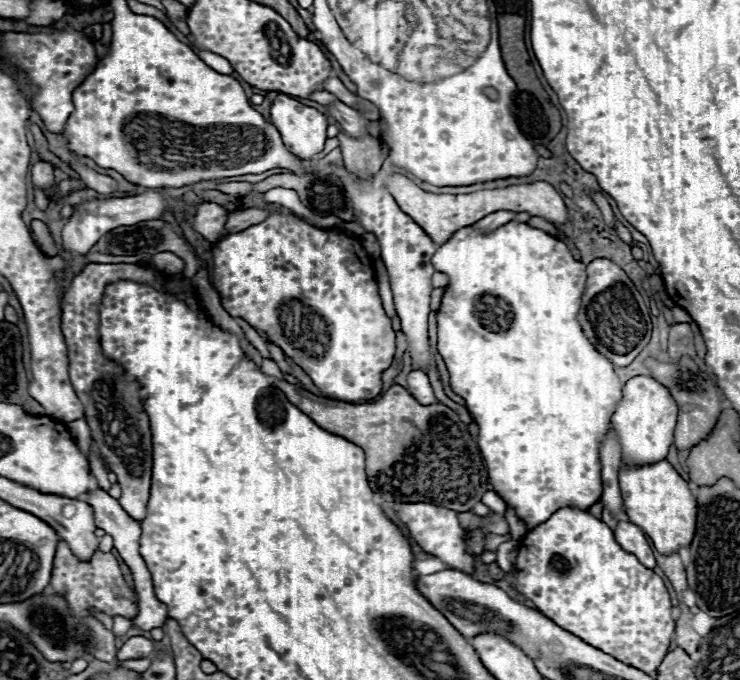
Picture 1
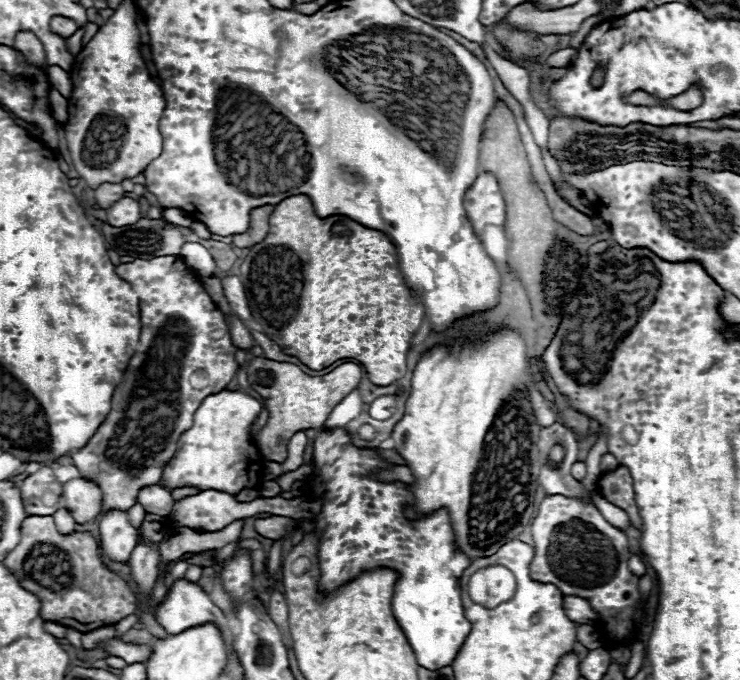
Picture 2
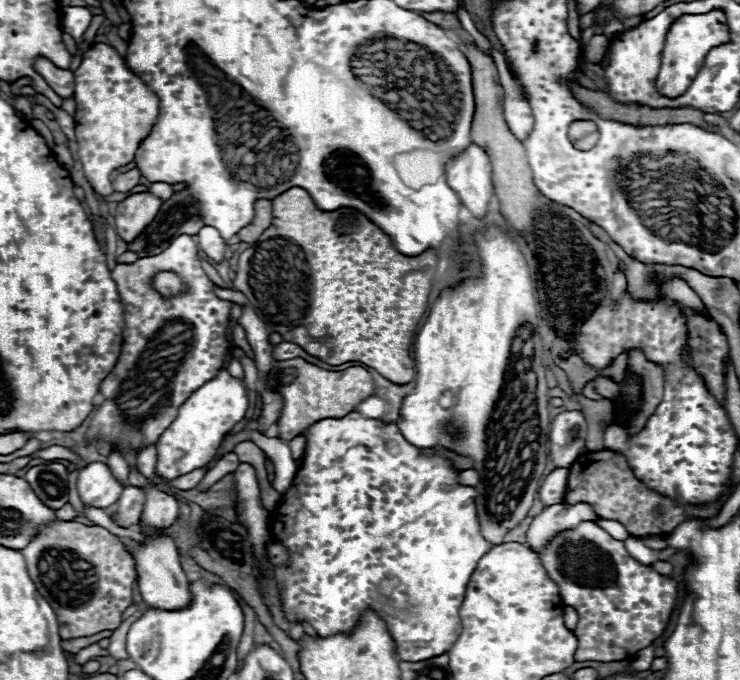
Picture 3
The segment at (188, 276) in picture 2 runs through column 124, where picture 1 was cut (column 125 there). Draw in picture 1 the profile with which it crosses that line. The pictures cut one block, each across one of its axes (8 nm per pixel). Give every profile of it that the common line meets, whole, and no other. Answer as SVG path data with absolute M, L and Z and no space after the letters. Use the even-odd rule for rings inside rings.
M86 264L62 296L62 332L68 344L70 380L78 398L84 404L84 418L92 430L92 440L98 446L106 466L118 476L118 484L122 488L122 496L118 502L134 520L142 522L146 516L152 474L150 418L144 412L140 384L136 380L128 380L124 368L102 354L98 330L98 308L102 304L104 290L108 284L120 280L132 280L168 292L164 276L158 276L152 268L144 268L138 264Z

